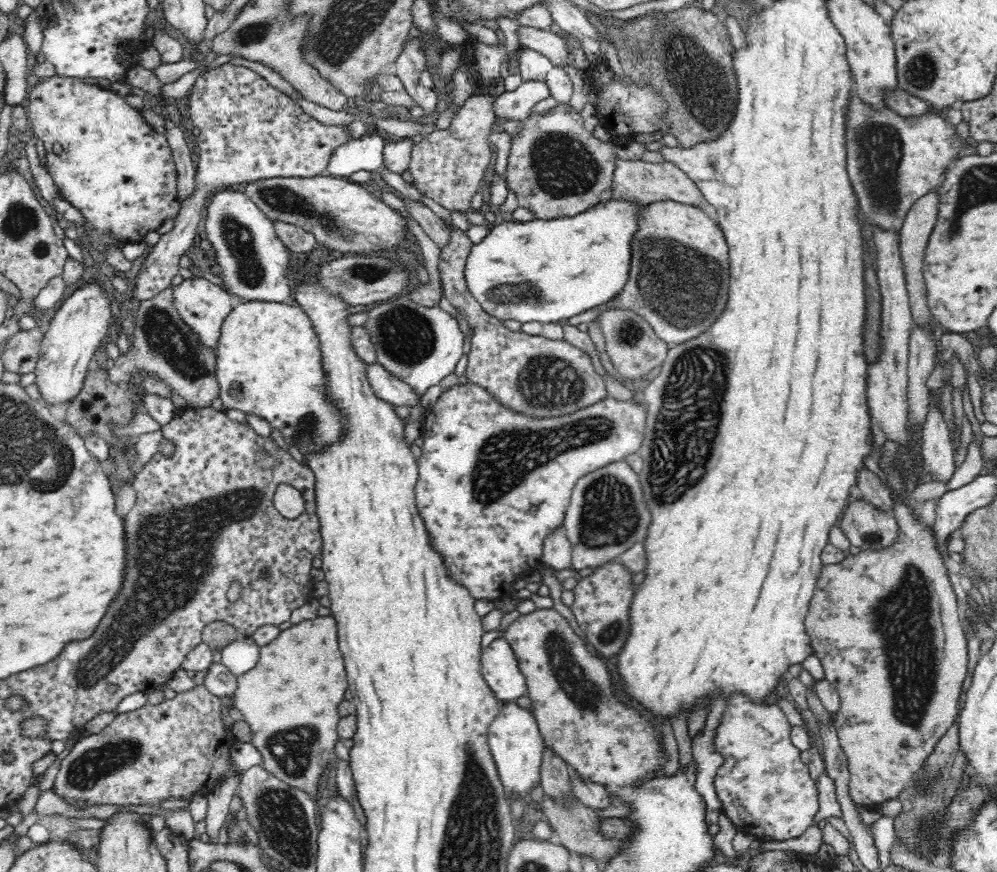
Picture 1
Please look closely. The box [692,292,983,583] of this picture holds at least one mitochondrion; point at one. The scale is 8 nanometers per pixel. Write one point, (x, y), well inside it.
(872, 537)

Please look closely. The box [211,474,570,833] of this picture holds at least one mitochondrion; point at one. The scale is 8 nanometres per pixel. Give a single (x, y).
(292, 749)

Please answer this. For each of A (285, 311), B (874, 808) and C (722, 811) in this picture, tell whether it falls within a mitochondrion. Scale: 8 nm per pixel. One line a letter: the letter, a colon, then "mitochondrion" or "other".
A: other
B: other
C: other

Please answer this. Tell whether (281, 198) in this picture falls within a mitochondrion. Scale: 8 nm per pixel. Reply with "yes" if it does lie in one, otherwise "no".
yes

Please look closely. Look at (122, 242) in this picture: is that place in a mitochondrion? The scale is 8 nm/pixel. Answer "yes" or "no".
no

